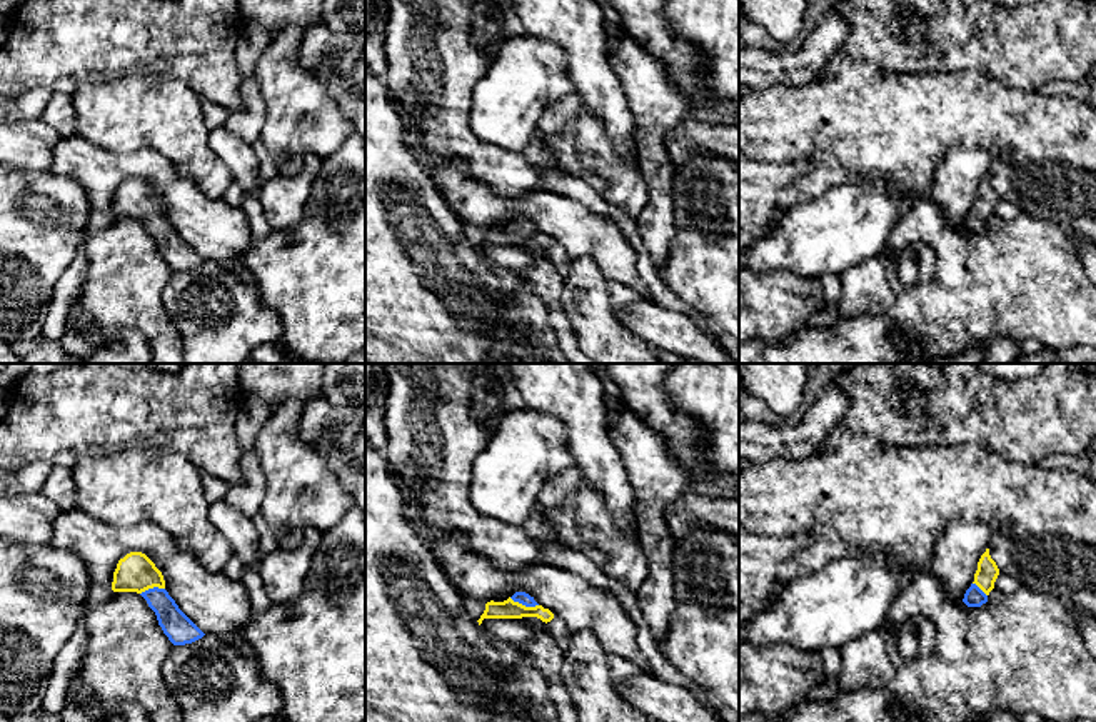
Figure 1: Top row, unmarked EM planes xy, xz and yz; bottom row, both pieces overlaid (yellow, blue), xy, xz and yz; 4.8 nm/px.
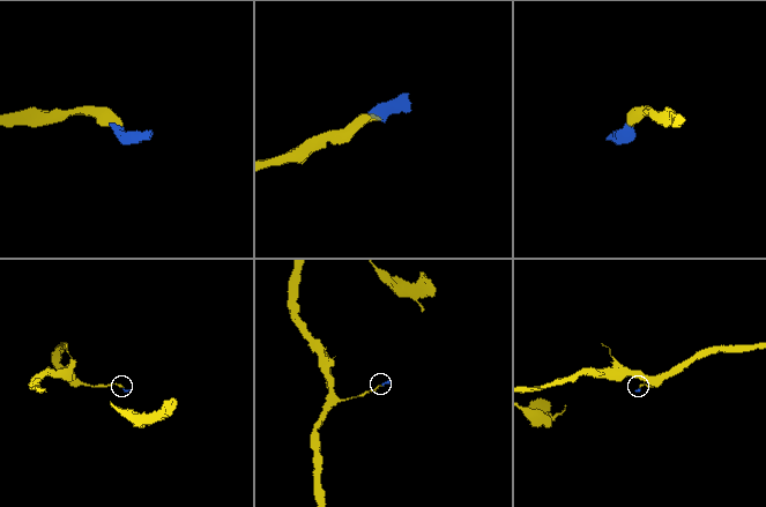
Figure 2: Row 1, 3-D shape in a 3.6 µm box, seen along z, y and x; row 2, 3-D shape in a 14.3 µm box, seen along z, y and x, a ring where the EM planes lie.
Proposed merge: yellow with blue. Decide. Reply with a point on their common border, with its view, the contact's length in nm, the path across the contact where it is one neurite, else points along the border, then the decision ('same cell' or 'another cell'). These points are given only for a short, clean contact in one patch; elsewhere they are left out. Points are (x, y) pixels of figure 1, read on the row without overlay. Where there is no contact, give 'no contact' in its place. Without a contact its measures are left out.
xz (524, 232) | 150 nm | across xz (507, 235), (524, 232), (521, 224) | same cell

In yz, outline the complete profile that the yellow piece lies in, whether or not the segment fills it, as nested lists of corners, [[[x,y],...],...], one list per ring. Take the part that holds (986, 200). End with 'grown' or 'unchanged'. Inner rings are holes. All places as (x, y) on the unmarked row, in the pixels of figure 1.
[[[989,175],[981,182],[978,188],[978,197],[974,200],[974,208],[966,217],[963,228],[968,233],[981,233],[988,228],[989,218],[994,215],[994,208],[999,202],[996,188],[989,182]]]; grown

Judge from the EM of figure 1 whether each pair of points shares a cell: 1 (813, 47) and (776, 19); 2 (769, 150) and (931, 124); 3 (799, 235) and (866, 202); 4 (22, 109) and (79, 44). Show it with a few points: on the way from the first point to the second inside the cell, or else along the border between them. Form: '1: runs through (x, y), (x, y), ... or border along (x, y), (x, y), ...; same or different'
1: border along (794, 45), (788, 49); different
2: runs through (809, 135), (819, 135), (833, 124), (891, 124); same
3: runs through (816, 235), (828, 235), (838, 230), (849, 219); same
4: border along (47, 92), (29, 89), (17, 95); different

